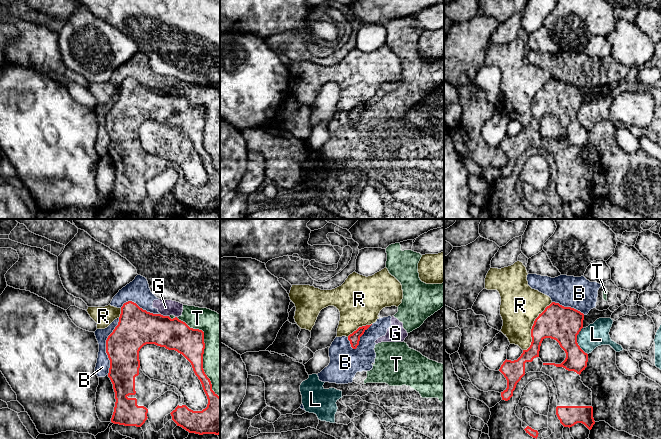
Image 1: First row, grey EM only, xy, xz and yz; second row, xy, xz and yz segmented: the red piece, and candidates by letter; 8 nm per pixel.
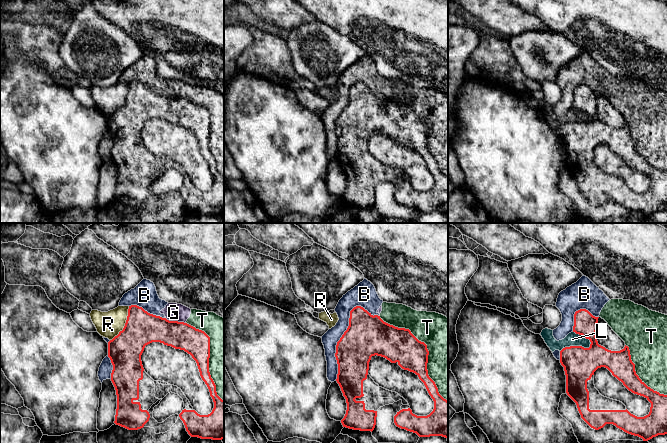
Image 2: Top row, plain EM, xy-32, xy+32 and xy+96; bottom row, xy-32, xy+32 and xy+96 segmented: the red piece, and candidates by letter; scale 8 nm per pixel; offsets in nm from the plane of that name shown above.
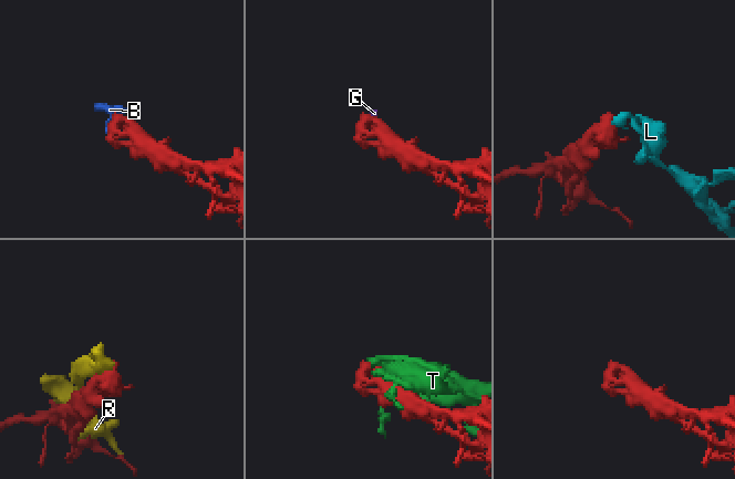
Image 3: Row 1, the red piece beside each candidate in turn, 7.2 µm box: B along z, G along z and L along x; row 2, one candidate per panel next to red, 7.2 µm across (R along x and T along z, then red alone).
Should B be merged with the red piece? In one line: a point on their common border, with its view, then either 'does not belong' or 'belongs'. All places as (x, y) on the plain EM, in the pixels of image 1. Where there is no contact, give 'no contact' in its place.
meets red in xy at (106, 122); does not belong

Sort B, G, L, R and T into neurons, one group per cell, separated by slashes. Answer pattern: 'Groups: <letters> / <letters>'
Groups: B G T / L / R

